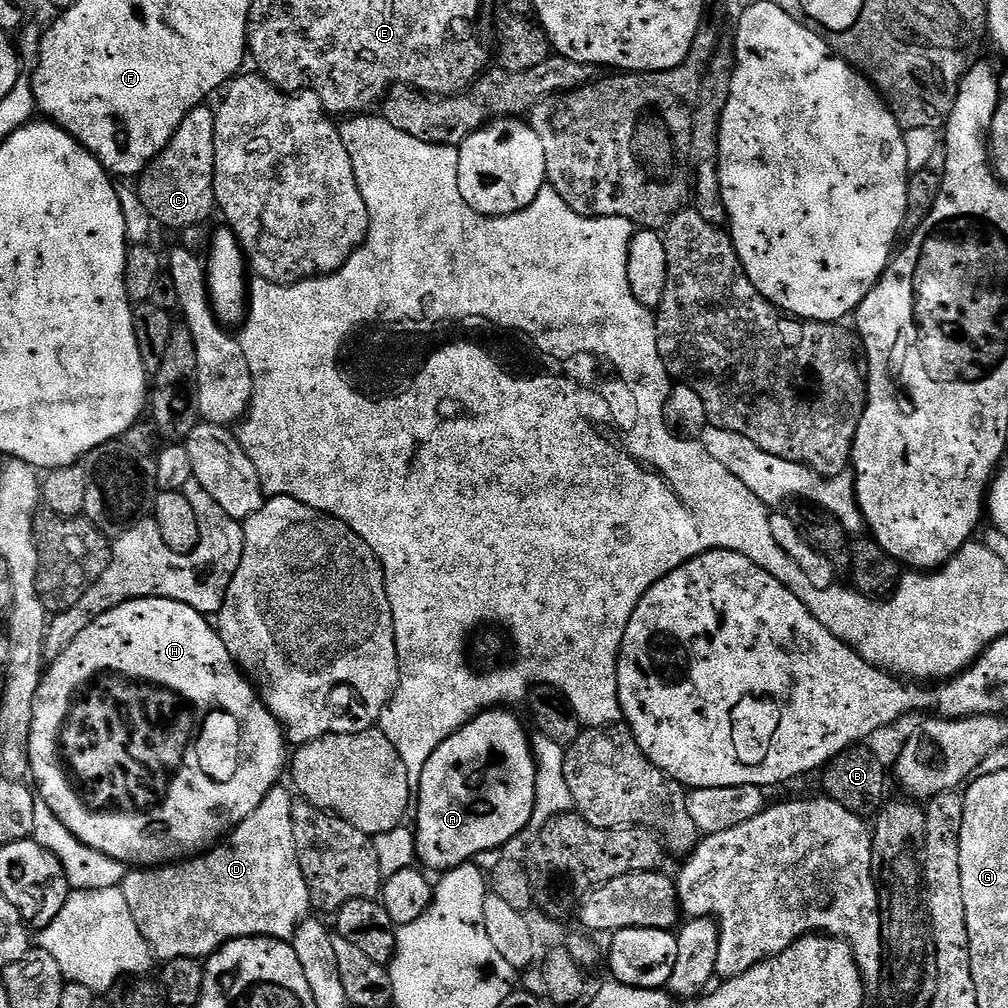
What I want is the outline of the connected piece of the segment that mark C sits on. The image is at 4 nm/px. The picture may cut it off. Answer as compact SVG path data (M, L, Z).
M201 106L190 110L178 126L174 138L170 138L168 145L151 160L147 168L138 177L138 191L142 198L142 206L152 216L157 225L165 224L168 228L192 228L195 224L200 224L216 208L214 198L214 130L216 129L215 111L208 106Z

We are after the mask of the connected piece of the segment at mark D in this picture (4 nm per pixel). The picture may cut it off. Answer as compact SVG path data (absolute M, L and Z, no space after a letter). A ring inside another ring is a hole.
M284 786L272 788L270 794L266 794L266 798L262 798L262 802L258 802L258 810L254 810L254 814L246 817L237 828L233 828L223 840L209 848L207 852L187 860L173 862L167 866L132 870L125 875L122 887L126 906L130 906L130 914L134 914L134 922L138 922L138 930L142 930L142 938L146 938L146 942L152 947L152 955L157 961L163 962L191 956L207 958L213 952L217 952L223 944L228 944L232 940L240 940L244 936L269 936L272 940L291 941L300 923L309 919L312 899L310 890L306 886L306 878L302 874L302 866L298 866L298 854L294 846L294 818L292 817L294 796L287 787L285 788Z

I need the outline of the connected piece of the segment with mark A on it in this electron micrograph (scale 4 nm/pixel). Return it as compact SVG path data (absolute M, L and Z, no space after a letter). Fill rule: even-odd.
M515 711L480 712L430 754L430 762L426 762L422 770L418 799L414 804L416 855L425 869L433 868L436 874L443 874L450 868L475 861L479 852L503 849L504 844L527 829L536 805L536 758L532 755L530 732L512 712Z

